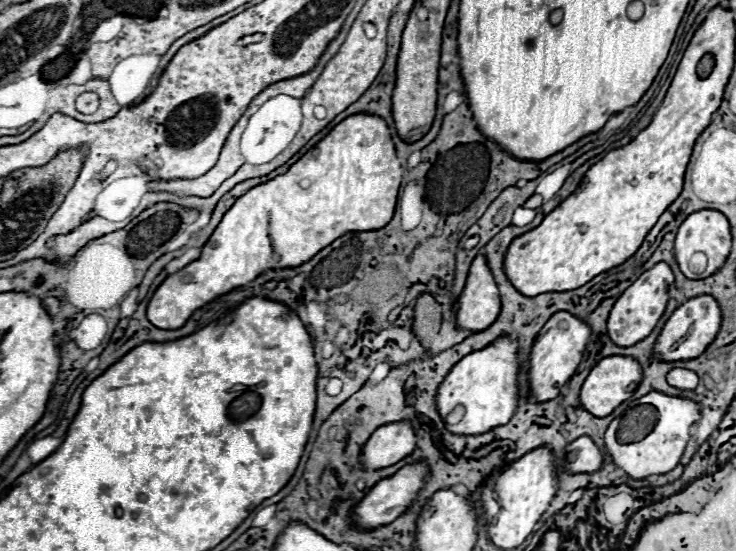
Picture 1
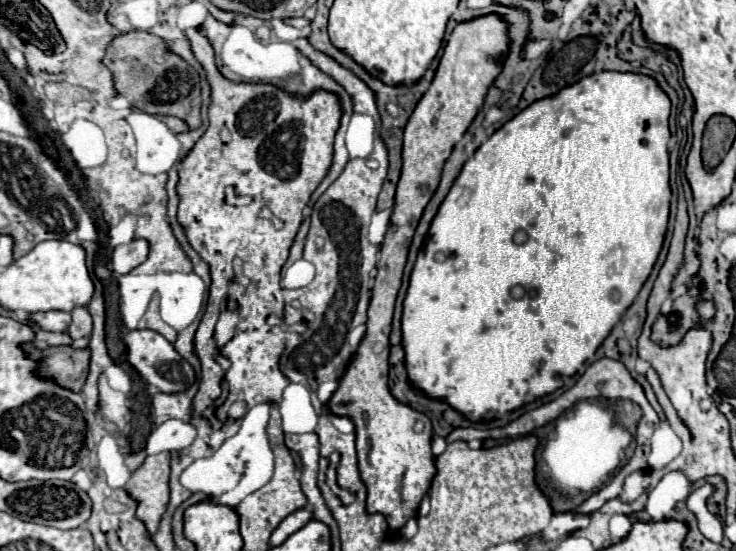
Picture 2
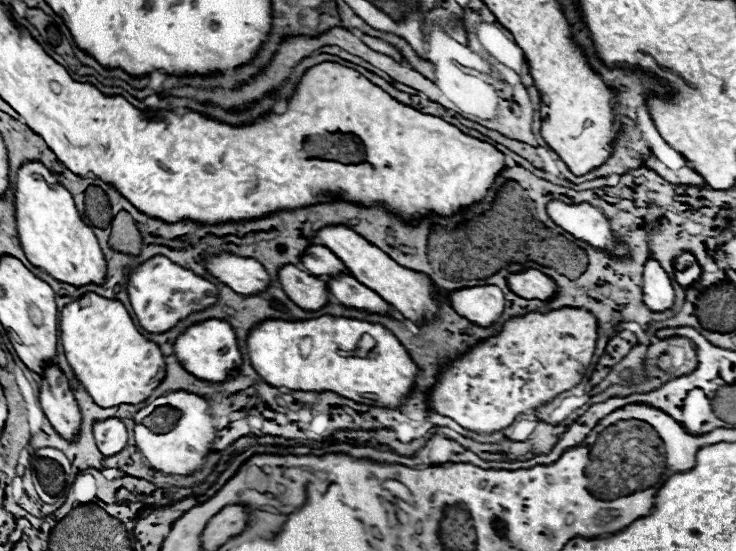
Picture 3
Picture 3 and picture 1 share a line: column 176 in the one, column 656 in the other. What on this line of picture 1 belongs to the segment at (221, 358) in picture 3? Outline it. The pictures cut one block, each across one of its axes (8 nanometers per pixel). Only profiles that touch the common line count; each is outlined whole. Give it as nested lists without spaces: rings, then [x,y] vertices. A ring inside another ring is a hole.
[[[696,296],[690,298],[688,302],[684,302],[682,306],[678,306],[672,316],[668,318],[668,322],[664,324],[660,336],[654,342],[654,352],[652,356],[664,362],[678,362],[678,360],[688,360],[688,358],[696,358],[700,356],[706,346],[716,338],[718,330],[720,330],[720,308],[718,302],[712,296]]]

